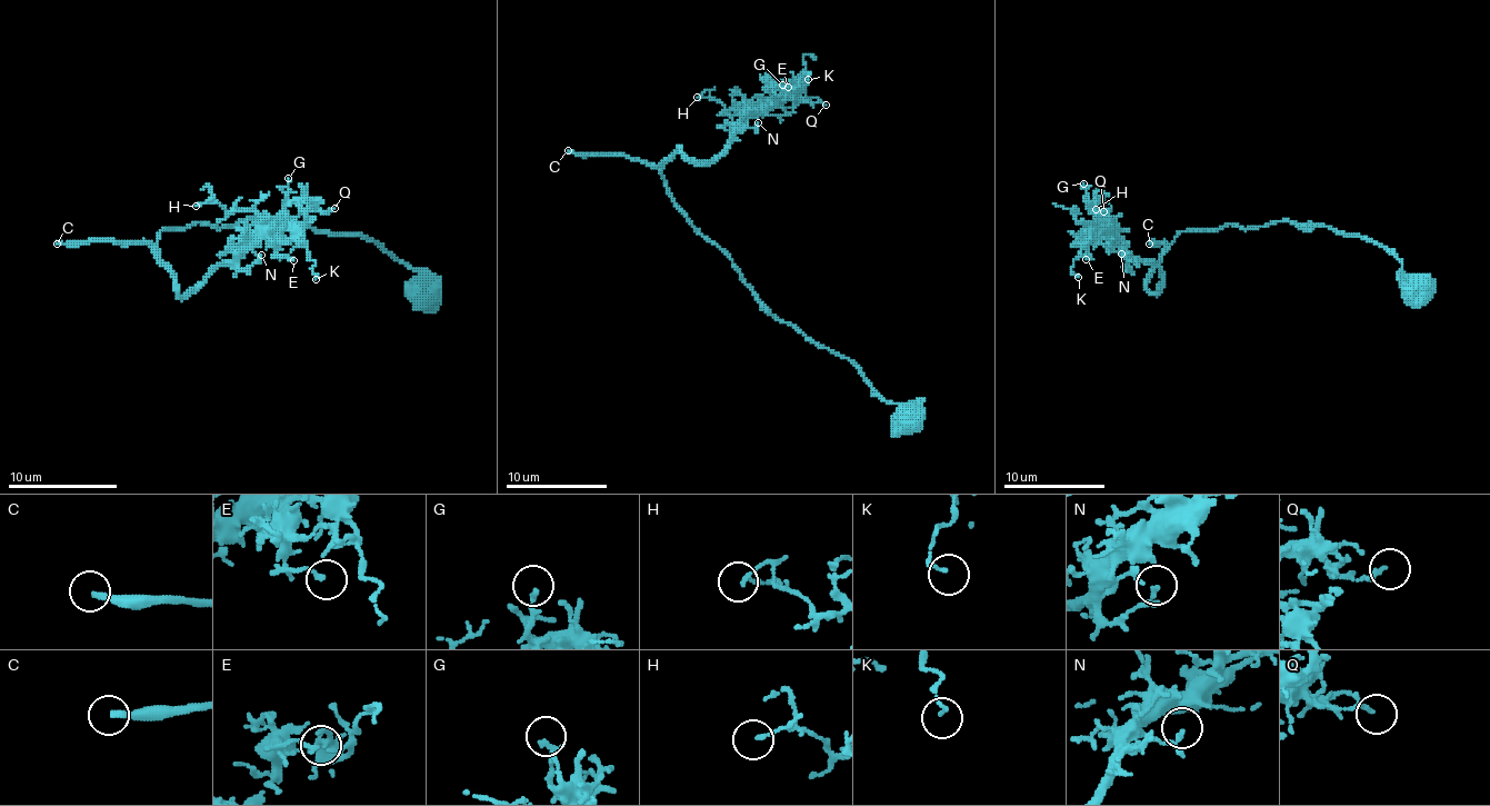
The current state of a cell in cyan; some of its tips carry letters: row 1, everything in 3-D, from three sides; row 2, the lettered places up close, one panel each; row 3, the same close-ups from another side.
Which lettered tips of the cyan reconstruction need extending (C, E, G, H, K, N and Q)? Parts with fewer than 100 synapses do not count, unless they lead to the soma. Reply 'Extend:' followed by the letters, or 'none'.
Extend: C

